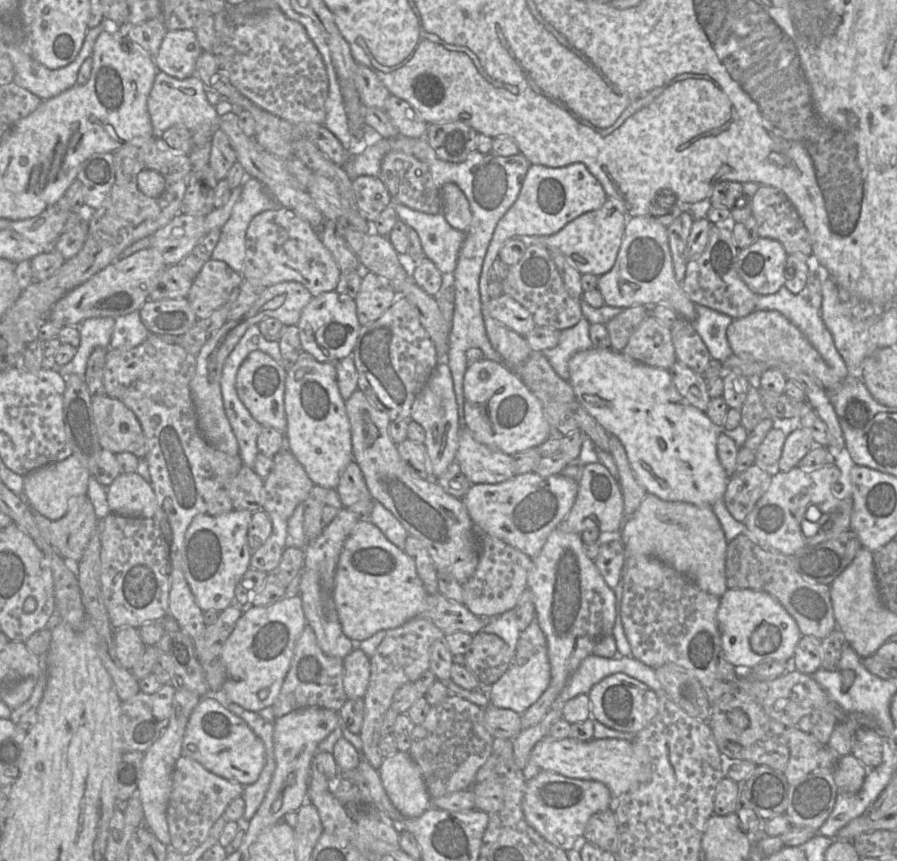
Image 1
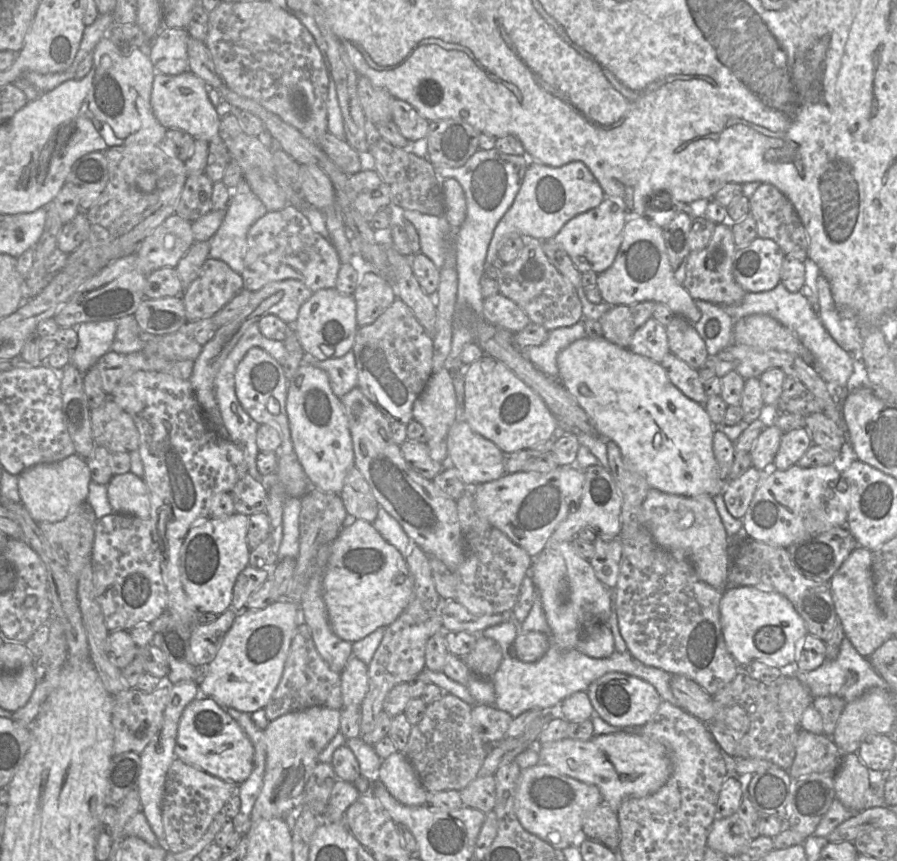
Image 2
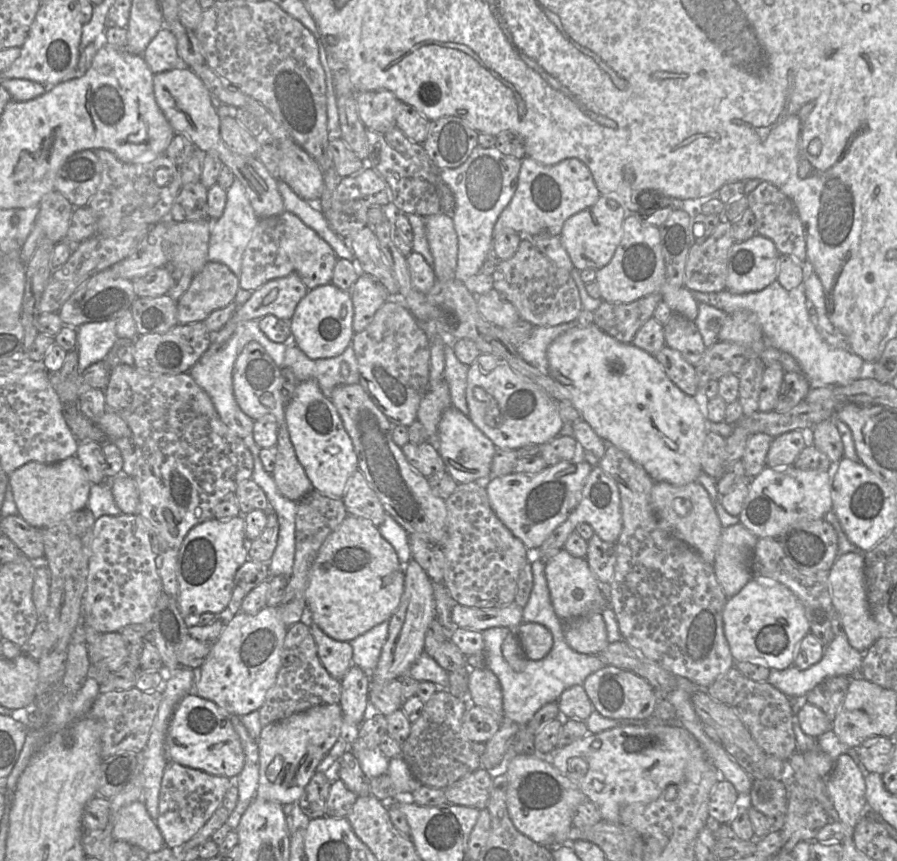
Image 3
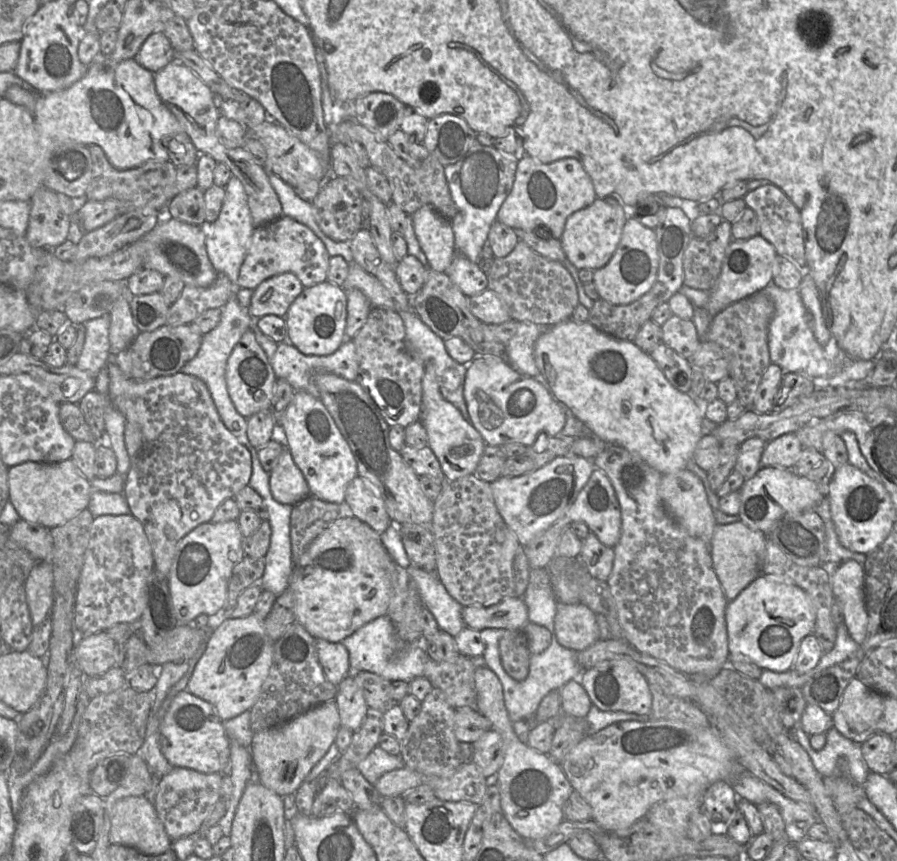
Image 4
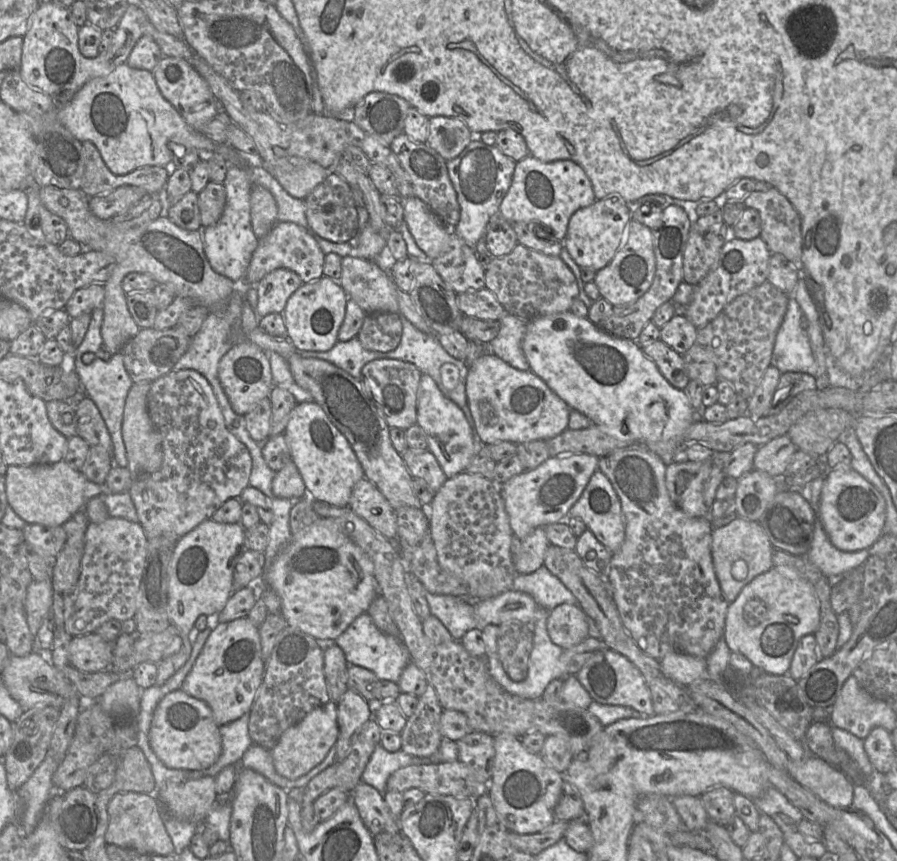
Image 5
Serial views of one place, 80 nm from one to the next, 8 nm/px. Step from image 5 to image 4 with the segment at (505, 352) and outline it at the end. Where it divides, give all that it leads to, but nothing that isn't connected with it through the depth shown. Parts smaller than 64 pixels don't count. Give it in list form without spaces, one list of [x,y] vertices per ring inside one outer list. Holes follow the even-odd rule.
[[[517,322],[516,334],[506,345],[506,360],[521,374],[539,379],[534,347],[537,339],[549,327],[531,322]]]

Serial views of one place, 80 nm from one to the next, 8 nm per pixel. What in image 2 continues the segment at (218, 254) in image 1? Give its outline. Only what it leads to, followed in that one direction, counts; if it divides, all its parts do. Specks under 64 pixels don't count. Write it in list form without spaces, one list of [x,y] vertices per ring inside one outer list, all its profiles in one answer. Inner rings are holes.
[[[242,179],[232,190],[232,196],[225,209],[224,220],[210,242],[209,258],[224,261],[233,271],[241,274],[247,251],[247,234],[250,227],[263,215],[267,209],[262,201],[252,192],[248,183]]]

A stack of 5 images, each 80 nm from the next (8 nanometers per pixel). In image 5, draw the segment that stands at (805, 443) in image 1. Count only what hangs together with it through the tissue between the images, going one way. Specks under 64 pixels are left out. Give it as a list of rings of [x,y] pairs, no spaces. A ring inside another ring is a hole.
[[[787,435],[776,437],[758,446],[754,456],[754,469],[764,471],[773,477],[783,477],[797,450],[798,448]]]

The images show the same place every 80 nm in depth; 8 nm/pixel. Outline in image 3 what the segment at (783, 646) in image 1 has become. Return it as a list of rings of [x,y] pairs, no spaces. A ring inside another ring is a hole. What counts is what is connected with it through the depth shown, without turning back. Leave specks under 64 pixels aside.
[[[757,579],[750,580],[736,595],[727,599],[723,609],[722,620],[724,635],[728,642],[731,655],[735,662],[740,662],[744,660],[755,660],[764,663],[770,670],[785,670],[791,666],[794,666],[797,647],[800,641],[805,637],[805,635],[810,632],[810,626],[805,615],[804,606],[794,595],[794,593],[789,588],[780,583],[762,582]]]

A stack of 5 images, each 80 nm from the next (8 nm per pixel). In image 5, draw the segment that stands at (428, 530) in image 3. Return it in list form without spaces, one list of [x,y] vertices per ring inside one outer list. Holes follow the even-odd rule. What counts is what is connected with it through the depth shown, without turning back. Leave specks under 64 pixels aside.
[[[258,327],[246,338],[265,352],[275,352],[288,363],[295,382],[308,391],[313,400],[325,411],[336,428],[346,437],[360,462],[364,477],[371,481],[388,500],[390,505],[398,510],[409,506],[422,508],[423,505],[413,489],[413,476],[410,474],[402,455],[393,447],[389,429],[383,413],[368,396],[360,379],[356,379],[343,369],[332,363],[299,355],[288,339],[277,339]]]

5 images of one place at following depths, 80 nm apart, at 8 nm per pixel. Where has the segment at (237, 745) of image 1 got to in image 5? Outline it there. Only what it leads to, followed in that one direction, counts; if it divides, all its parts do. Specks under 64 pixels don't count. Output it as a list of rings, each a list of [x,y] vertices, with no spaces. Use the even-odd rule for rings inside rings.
[[[182,690],[173,691],[161,699],[154,711],[148,737],[157,758],[170,769],[205,770],[217,762],[222,752],[219,726],[212,711],[203,701]]]

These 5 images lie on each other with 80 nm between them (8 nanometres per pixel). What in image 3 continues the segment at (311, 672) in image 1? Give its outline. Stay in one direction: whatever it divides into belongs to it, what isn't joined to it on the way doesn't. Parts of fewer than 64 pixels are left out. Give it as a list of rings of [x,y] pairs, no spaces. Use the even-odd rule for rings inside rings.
[[[299,621],[288,627],[276,681],[258,710],[262,727],[317,705],[339,704],[340,698],[341,680],[333,678],[322,665],[310,626]]]

